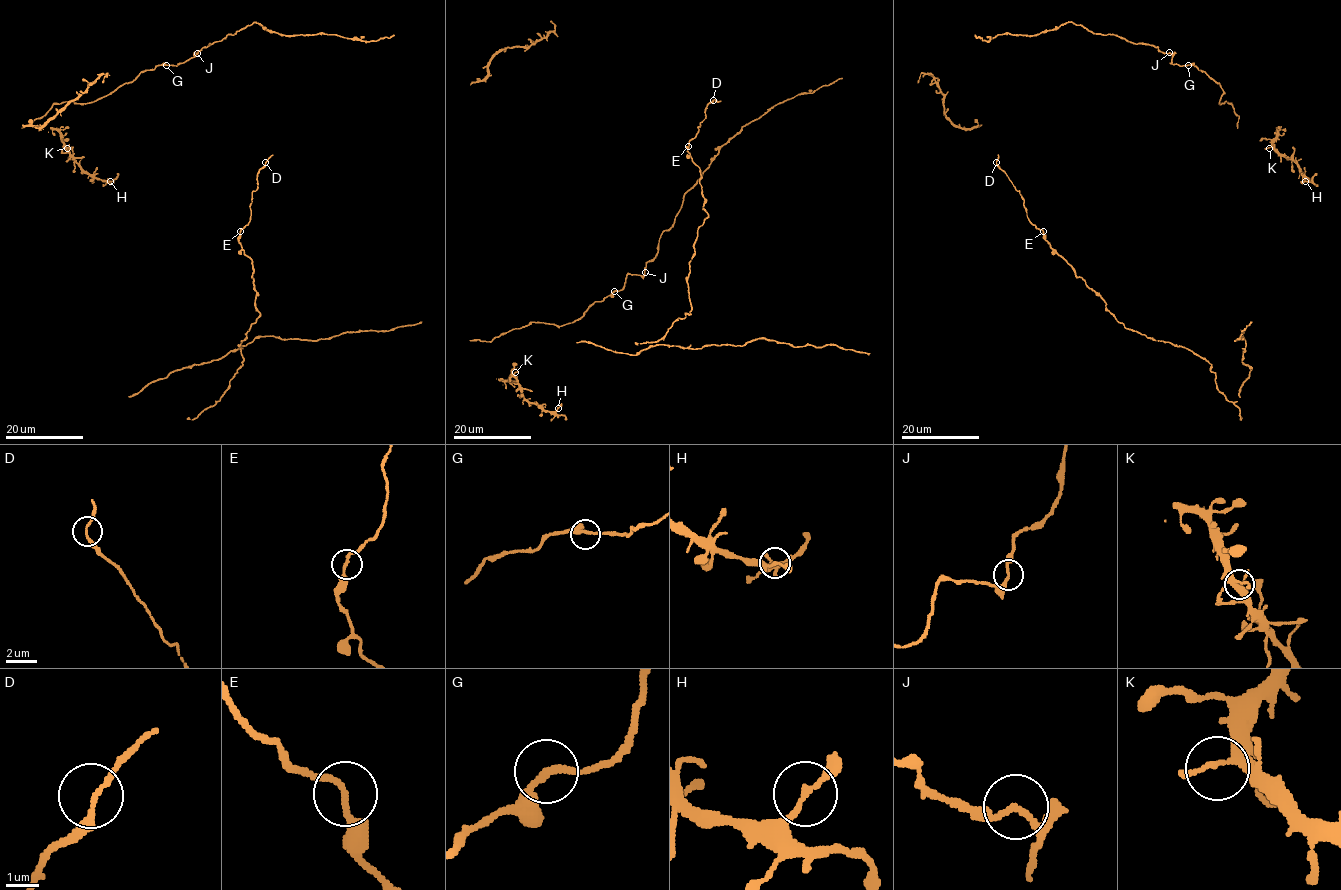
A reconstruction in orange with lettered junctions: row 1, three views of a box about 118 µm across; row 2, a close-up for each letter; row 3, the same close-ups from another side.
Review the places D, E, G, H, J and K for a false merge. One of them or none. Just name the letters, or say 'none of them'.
none of them

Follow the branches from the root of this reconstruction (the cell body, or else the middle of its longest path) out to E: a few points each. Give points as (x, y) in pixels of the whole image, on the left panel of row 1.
E: (271, 155), (258, 172), (258, 187), (252, 192), (250, 221), (240, 231)

